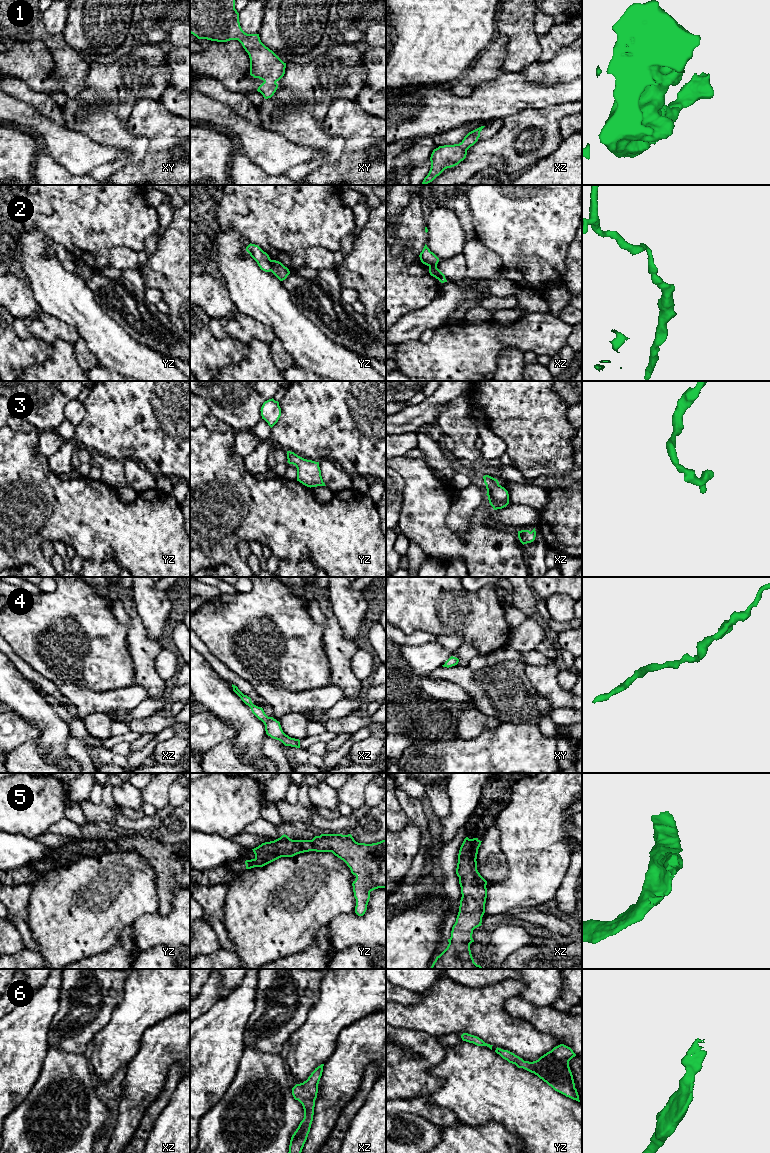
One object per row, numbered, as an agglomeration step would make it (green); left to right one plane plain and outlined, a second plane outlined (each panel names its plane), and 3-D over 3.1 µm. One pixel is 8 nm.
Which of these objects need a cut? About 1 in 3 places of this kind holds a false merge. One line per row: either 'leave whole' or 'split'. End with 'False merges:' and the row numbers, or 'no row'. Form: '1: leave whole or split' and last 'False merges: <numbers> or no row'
1: leave whole
2: split
3: leave whole
4: leave whole
5: leave whole
6: leave whole
False merges: 2

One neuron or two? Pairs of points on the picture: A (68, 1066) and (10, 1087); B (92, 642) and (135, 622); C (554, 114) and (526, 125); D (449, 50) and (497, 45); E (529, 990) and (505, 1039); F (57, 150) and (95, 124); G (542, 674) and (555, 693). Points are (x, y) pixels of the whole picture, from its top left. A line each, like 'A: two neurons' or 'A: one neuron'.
A: two neurons
B: two neurons
C: one neuron
D: two neurons
E: two neurons
F: two neurons
G: one neuron

